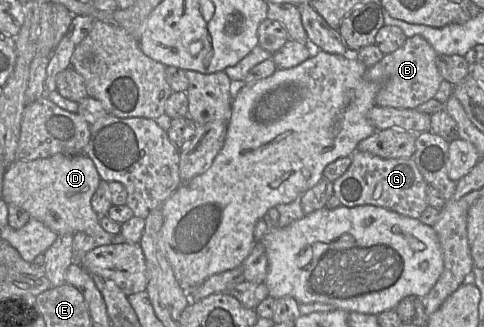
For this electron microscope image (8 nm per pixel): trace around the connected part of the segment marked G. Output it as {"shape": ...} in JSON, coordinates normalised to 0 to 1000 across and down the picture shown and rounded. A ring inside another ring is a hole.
{"shape":[[[733,459],[719,517],[688,554],[688,599],[717,633],[773,627],[806,639],[835,661],[866,667],[886,627],[884,563],[849,483],[793,486]]]}

